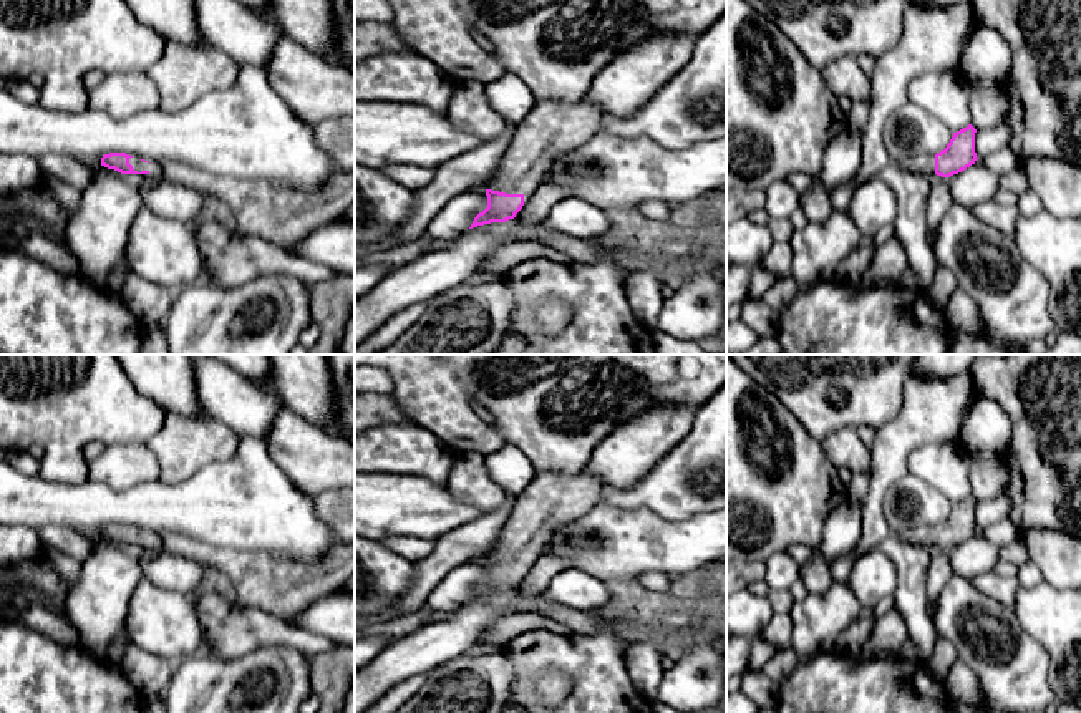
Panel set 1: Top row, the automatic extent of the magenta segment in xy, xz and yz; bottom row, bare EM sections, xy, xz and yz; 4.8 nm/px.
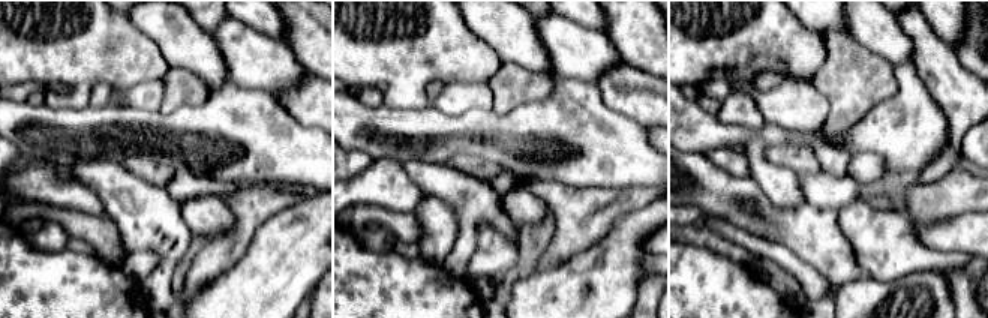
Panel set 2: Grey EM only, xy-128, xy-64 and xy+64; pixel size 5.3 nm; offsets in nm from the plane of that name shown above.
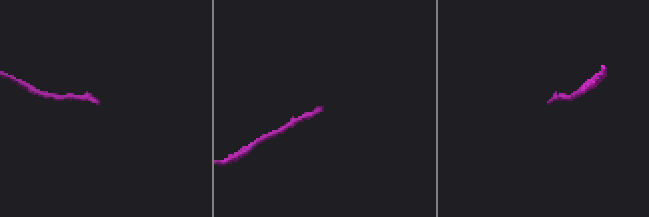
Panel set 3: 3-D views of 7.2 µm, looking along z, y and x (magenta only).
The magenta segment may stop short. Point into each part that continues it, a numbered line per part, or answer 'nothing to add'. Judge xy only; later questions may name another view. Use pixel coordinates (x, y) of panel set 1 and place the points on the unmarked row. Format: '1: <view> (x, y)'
1: xy (136, 534)

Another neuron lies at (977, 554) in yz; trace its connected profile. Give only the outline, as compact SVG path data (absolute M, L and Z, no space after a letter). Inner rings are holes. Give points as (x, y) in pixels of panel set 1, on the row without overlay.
M975 534L965 542L950 547L948 559L953 575L972 580L995 569L996 562L1001 560L1001 547L990 542L983 534Z

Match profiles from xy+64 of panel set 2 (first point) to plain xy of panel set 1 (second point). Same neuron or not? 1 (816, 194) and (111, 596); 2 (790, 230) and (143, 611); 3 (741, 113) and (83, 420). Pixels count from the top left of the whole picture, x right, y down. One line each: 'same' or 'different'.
1: different
2: same
3: same

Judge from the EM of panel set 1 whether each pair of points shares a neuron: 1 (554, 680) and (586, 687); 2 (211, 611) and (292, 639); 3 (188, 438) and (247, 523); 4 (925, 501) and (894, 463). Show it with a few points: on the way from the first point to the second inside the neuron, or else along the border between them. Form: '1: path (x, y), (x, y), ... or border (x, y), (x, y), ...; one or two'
1: border (571, 679), (546, 670), (534, 685), (536, 695); two
2: path (231, 629), (272, 632); one
3: border (237, 441), (229, 458), (171, 483); two
4: border (907, 473), (887, 489), (884, 509); two

